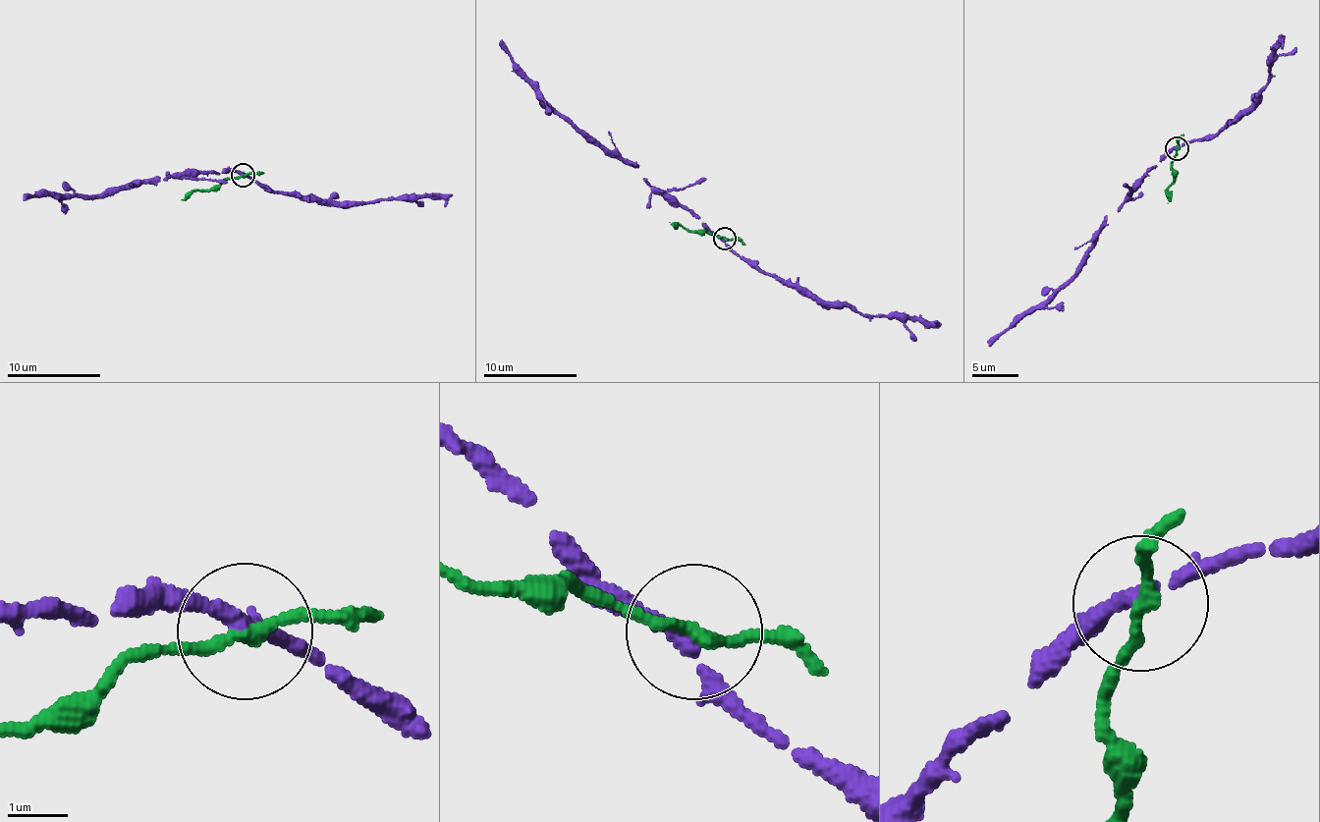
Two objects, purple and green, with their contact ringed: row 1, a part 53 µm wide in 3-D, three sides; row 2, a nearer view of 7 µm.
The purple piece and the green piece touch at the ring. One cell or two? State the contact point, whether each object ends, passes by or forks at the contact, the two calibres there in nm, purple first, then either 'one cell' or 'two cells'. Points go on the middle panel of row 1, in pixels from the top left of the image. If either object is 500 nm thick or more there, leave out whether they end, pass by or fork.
place (724, 238); purple passes by; green passes by; calibres 220 and 200 nm; two cells

